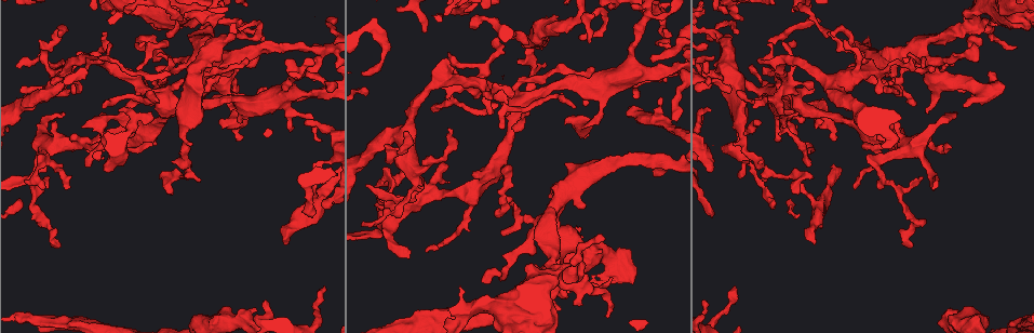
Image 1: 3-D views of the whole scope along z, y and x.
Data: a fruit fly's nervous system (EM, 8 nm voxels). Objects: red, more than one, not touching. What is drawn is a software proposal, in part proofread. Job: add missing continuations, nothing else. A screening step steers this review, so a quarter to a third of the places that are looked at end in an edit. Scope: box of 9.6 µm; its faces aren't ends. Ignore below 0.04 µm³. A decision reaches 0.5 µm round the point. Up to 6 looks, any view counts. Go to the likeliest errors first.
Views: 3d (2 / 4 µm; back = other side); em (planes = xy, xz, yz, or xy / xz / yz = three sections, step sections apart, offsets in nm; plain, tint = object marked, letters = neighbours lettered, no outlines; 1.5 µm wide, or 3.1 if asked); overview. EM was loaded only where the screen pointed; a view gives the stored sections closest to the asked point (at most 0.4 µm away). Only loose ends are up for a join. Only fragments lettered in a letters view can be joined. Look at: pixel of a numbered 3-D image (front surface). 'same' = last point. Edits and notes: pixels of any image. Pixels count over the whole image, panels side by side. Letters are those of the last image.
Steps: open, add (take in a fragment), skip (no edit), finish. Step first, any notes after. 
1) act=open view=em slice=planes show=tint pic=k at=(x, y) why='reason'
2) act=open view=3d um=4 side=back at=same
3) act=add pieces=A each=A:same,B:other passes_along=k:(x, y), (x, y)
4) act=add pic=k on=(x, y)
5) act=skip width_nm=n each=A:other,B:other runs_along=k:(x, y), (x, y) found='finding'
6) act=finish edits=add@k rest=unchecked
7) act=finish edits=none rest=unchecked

act=open view=em slice=planes show=plain pic=1 at=(1005, 86) why='branch stops here'

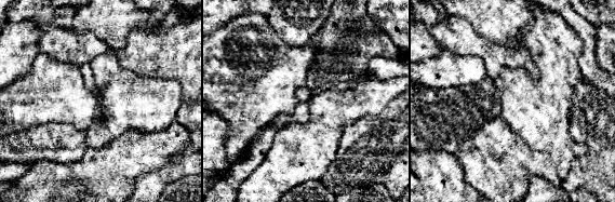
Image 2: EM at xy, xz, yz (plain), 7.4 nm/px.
act=open view=em slice=planes show=letters at=same

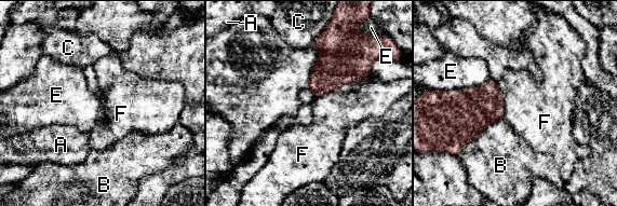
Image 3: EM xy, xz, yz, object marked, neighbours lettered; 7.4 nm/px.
act=skip each=A:other,B:other,C:other,E:other,F:other border=3:(345, 85), (314, 98) found='no lettered fragment goes on from it'

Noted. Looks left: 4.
act=open view=em slice=planes show=letters pic=1 at=(57, 248) why='tapers out'

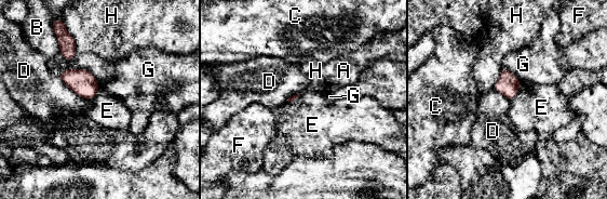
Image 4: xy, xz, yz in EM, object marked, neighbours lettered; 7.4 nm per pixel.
act=skip longest_contact=G:340nm each=A:other,B:other,C:other,D:other,E:other,F:other,G:other,H:other found='none of them fits'

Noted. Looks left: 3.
act=open view=em slice=yz step=8 show=letters pic=1 at=(932, 68) why='thin end'

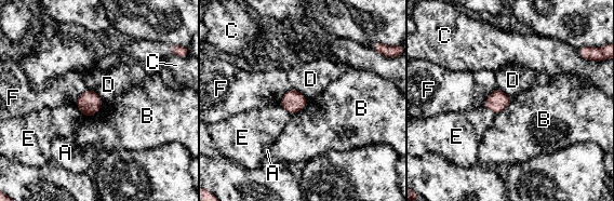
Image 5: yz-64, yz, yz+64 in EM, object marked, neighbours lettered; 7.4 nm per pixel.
act=open view=em slice=planes show=letters at=same

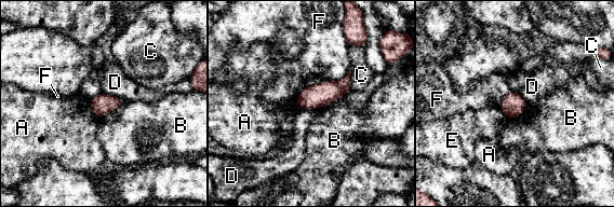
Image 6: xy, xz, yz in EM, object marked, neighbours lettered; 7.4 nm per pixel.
act=skip each=A:other,B:other,C:other,D:other,E:other,F:other found='no lettered fragment goes on from it'

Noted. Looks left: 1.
act=finish edits=none rest=unchecked

